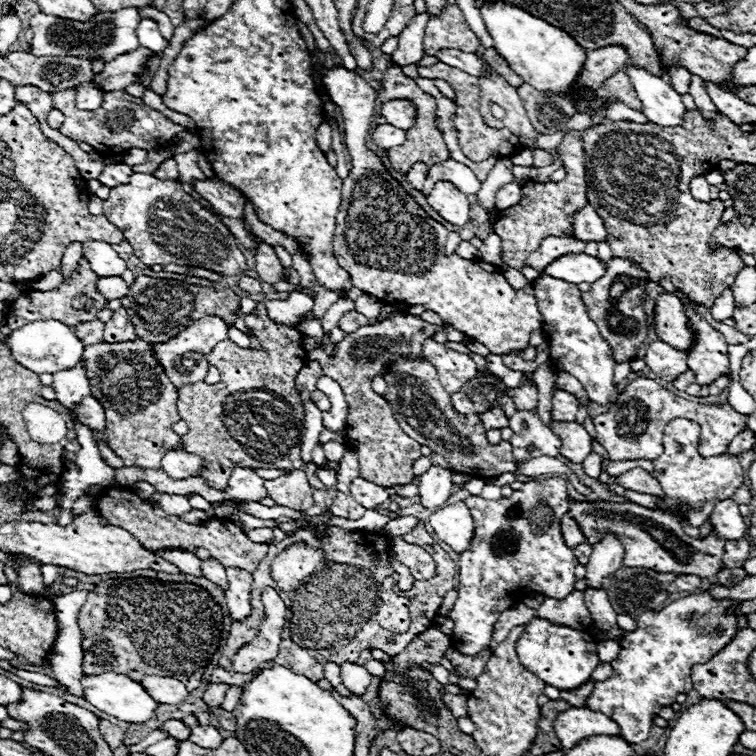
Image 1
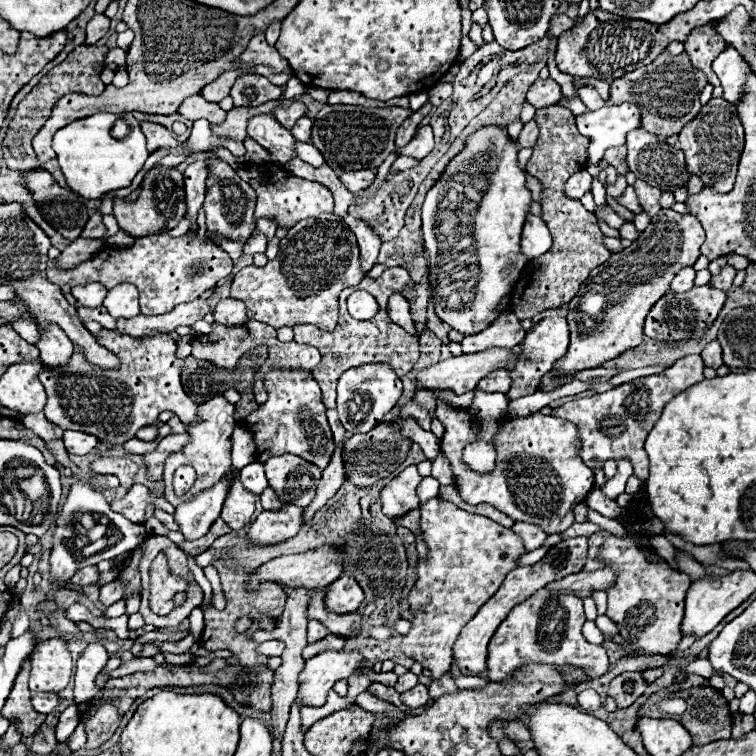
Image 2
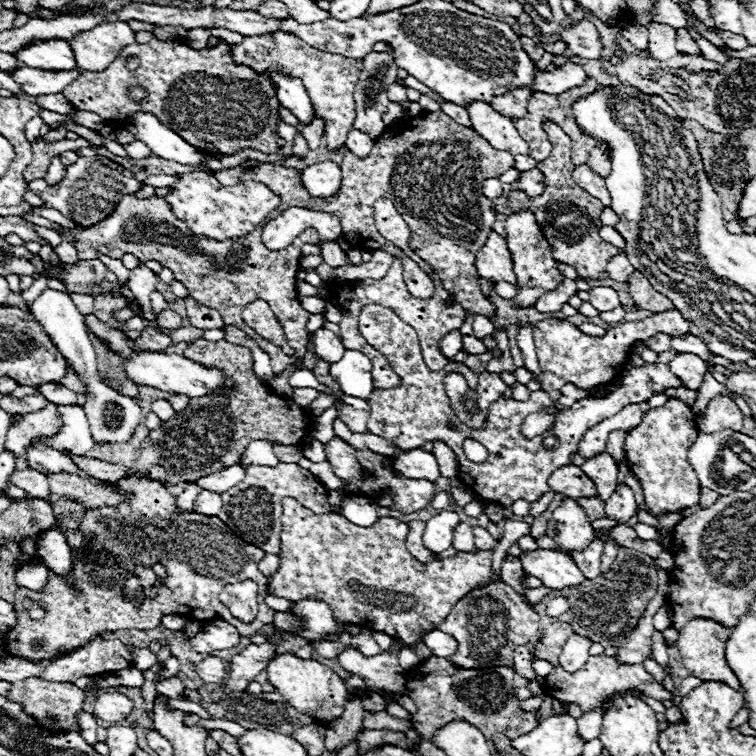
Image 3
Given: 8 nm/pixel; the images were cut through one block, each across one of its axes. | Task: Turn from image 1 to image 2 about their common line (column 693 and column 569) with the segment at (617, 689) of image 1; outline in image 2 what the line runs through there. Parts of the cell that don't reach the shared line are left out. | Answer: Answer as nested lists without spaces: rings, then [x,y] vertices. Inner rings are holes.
[[[546,588],[532,594],[526,602],[514,606],[508,618],[498,626],[488,644],[486,678],[490,682],[508,682],[524,664],[552,664],[586,668],[588,680],[600,678],[610,670],[608,654],[602,646],[590,644],[582,636],[586,622],[582,600],[572,594],[548,592]]]

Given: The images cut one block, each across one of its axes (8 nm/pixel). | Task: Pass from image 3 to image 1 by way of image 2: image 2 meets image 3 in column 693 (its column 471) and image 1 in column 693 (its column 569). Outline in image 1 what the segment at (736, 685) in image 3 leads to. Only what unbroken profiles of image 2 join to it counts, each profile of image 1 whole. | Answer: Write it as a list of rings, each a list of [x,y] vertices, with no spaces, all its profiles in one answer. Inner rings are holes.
[[[570,500],[570,514],[580,524],[586,540],[590,544],[600,542],[602,534],[616,532],[626,548],[624,554],[624,566],[638,566],[638,568],[650,568],[654,572],[672,572],[678,576],[692,574],[700,578],[712,578],[722,568],[722,556],[724,556],[724,542],[718,540],[714,534],[706,536],[704,540],[690,538],[684,534],[680,520],[656,512],[644,506],[638,506],[634,502],[574,502]]]

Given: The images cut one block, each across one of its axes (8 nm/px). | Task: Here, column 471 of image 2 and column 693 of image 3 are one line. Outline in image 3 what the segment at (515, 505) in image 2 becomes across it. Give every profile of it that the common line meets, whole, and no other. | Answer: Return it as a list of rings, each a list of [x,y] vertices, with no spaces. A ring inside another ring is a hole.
[[[670,398],[664,406],[648,410],[648,416],[644,416],[644,420],[628,432],[624,446],[626,460],[630,462],[628,466],[632,474],[636,474],[642,484],[644,500],[650,506],[652,514],[678,512],[692,504],[698,504],[700,482],[686,458],[688,448],[696,442],[696,438],[696,414],[686,402],[678,398]]]

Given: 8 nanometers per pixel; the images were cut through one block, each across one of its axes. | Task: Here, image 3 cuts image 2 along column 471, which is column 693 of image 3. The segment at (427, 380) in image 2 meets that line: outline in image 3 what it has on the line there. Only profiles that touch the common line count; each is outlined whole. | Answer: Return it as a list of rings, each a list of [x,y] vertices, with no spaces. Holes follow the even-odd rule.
[[[678,354],[670,364],[670,372],[690,390],[698,390],[706,376],[706,362],[696,354]]]

